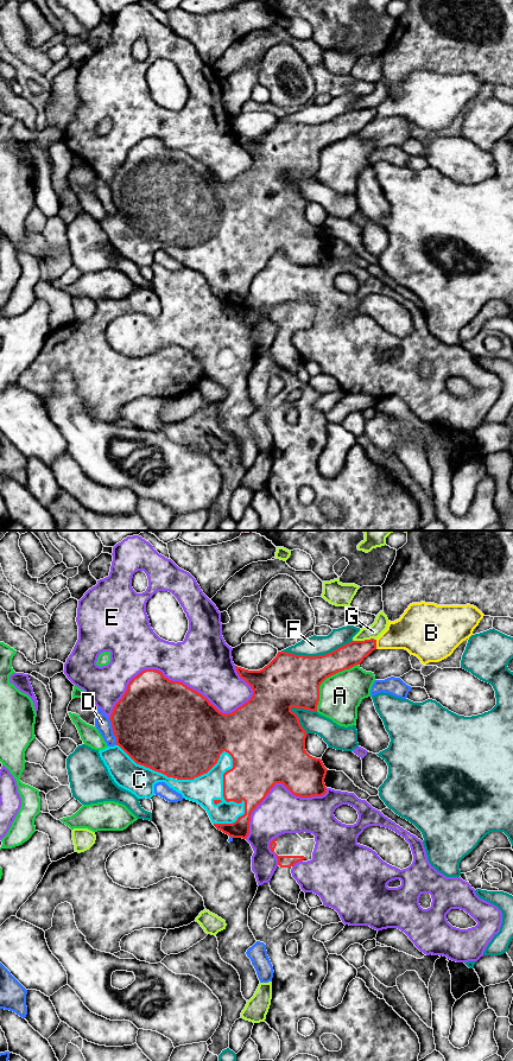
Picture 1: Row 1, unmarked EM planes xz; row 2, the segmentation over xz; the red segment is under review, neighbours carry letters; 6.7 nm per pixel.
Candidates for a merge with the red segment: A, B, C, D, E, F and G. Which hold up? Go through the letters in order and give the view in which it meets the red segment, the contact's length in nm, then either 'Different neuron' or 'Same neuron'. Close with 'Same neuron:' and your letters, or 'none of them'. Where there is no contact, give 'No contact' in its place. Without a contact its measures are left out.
A: Touches red in xz. Shared border 420 nm. Different neuron
B: Touches red in xz. Shared border 60 nm. Different neuron
C: Touches red in xz. Shared border 500 nm. Same neuron
D: Touches red in xz. Shared border 190 nm. Different neuron
E: Touches red in xz. Shared border 1000 nm. Different neuron
F: Touches red in xz. Shared border 480 nm. Different neuron
G: Touches red in xz. Shared border 160 nm. Different neuron
Same neuron: C

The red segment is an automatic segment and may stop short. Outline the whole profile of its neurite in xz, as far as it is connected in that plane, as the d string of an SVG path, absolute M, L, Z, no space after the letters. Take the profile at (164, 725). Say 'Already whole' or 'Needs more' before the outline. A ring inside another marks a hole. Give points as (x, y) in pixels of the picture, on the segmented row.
Needs more. M365 640L365 641L352 641L331 653L318 656L304 656L294 655L286 652L278 652L277 656L262 669L260 671L248 671L235 666L238 674L243 679L253 690L252 698L245 703L242 706L238 707L232 713L220 712L205 697L203 697L197 691L188 687L183 682L169 680L163 675L162 672L157 669L145 669L134 676L122 695L122 698L115 704L113 712L109 717L112 722L113 733L116 738L116 744L114 746L108 746L100 750L100 757L108 769L109 775L114 782L134 794L138 799L151 799L154 795L154 784L158 782L165 782L170 788L179 793L184 799L197 802L208 813L213 825L233 838L246 839L249 834L249 821L251 814L256 808L258 805L262 802L270 790L276 783L283 783L293 795L300 798L322 796L327 793L327 787L324 779L328 769L324 767L321 758L310 756L305 750L305 738L306 732L299 723L298 716L291 711L292 707L304 709L309 711L317 711L317 705L319 701L319 686L329 676L349 669L356 665L360 665L365 657L367 657L373 650L376 649L376 640Z

